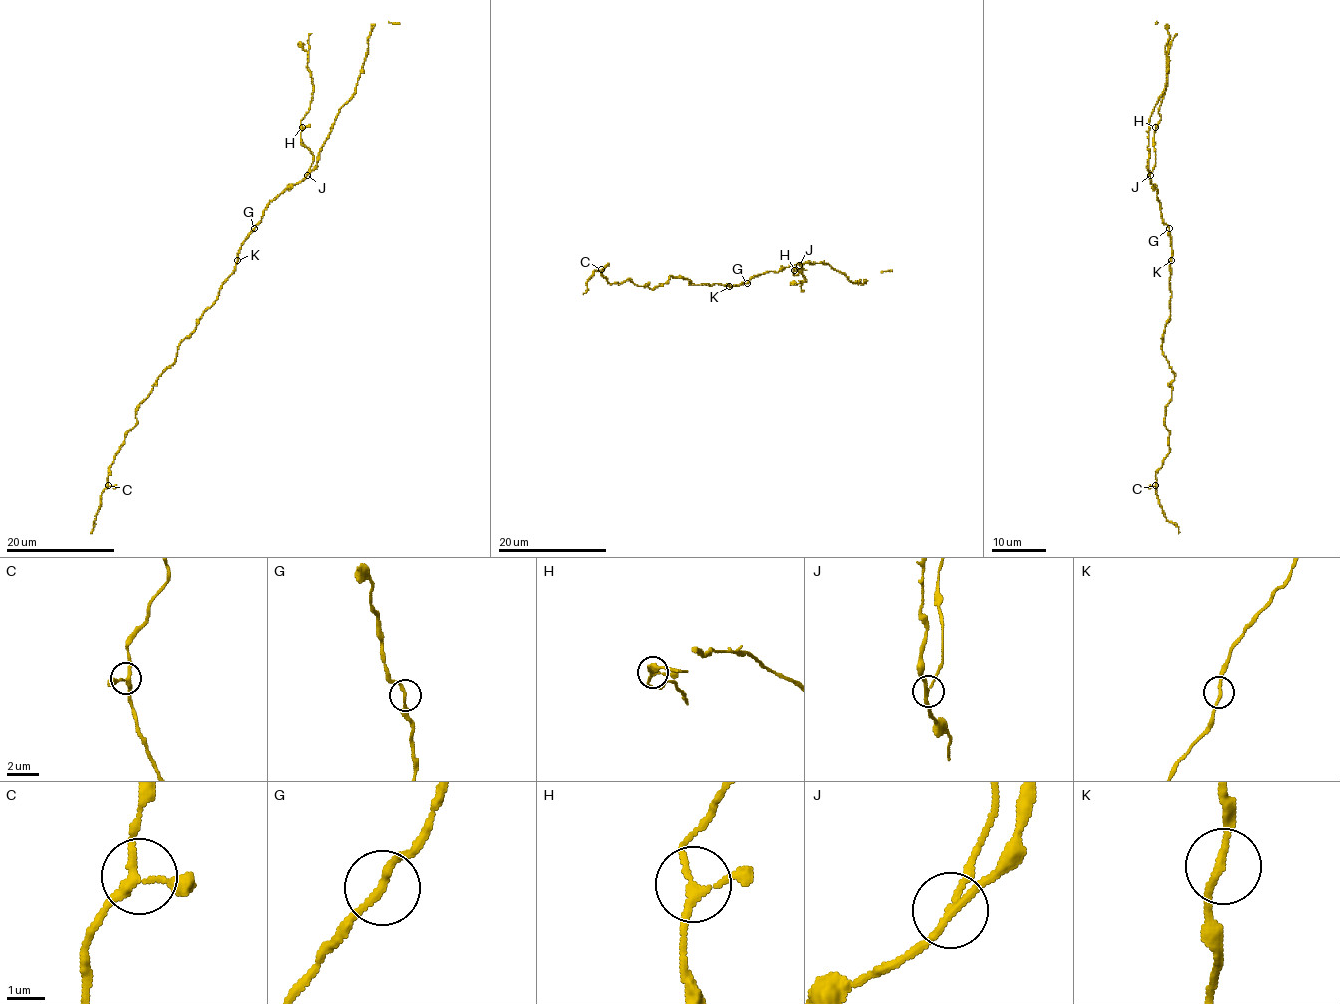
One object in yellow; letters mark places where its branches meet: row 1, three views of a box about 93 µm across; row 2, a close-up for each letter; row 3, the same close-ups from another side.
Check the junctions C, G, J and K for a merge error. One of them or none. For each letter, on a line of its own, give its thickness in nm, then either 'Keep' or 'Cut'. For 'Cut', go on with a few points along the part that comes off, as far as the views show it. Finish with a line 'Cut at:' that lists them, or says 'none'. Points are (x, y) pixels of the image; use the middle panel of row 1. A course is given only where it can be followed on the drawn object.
C: Thickness 200 nm. Keep
G: Thickness 180 nm. Keep
J: Thickness 170 nm. Cut. Course of the part to remove: (800, 264), (805, 270), (793, 268), (793, 272), (796, 275), (801, 272), (805, 278), (800, 281), (804, 291)
K: Thickness 180 nm. Keep
Cut at: J

